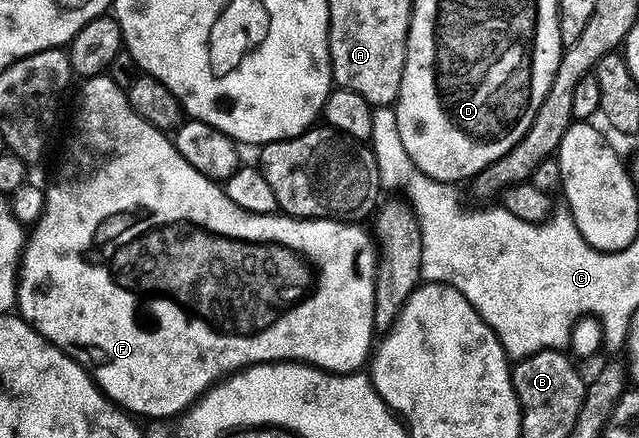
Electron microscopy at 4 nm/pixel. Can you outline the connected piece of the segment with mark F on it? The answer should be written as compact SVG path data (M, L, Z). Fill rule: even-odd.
M110 75L88 76L82 81L79 88L79 109L75 112L75 137L71 140L71 145L67 148L68 160L59 168L59 173L55 176L55 181L51 185L46 185L44 191L44 208L39 219L34 222L26 237L23 254L19 261L19 278L17 281L17 312L22 316L32 328L36 328L49 344L57 346L69 358L76 360L83 369L91 375L96 386L107 395L107 398L118 404L124 412L139 416L172 416L178 417L187 411L204 392L213 384L218 384L224 376L230 376L233 372L238 372L241 368L246 368L249 364L274 364L281 360L294 360L300 364L312 364L315 368L323 368L327 372L357 372L368 363L369 357L373 352L373 339L376 335L375 323L373 322L373 290L375 289L375 265L377 263L377 248L373 243L372 237L355 222L344 222L341 220L301 220L286 214L272 214L262 216L241 210L237 202L233 202L226 194L226 191L216 181L205 178L181 154L175 149L175 141L170 135L157 126L149 126L137 110L129 102L126 91L117 82L113 82Z

